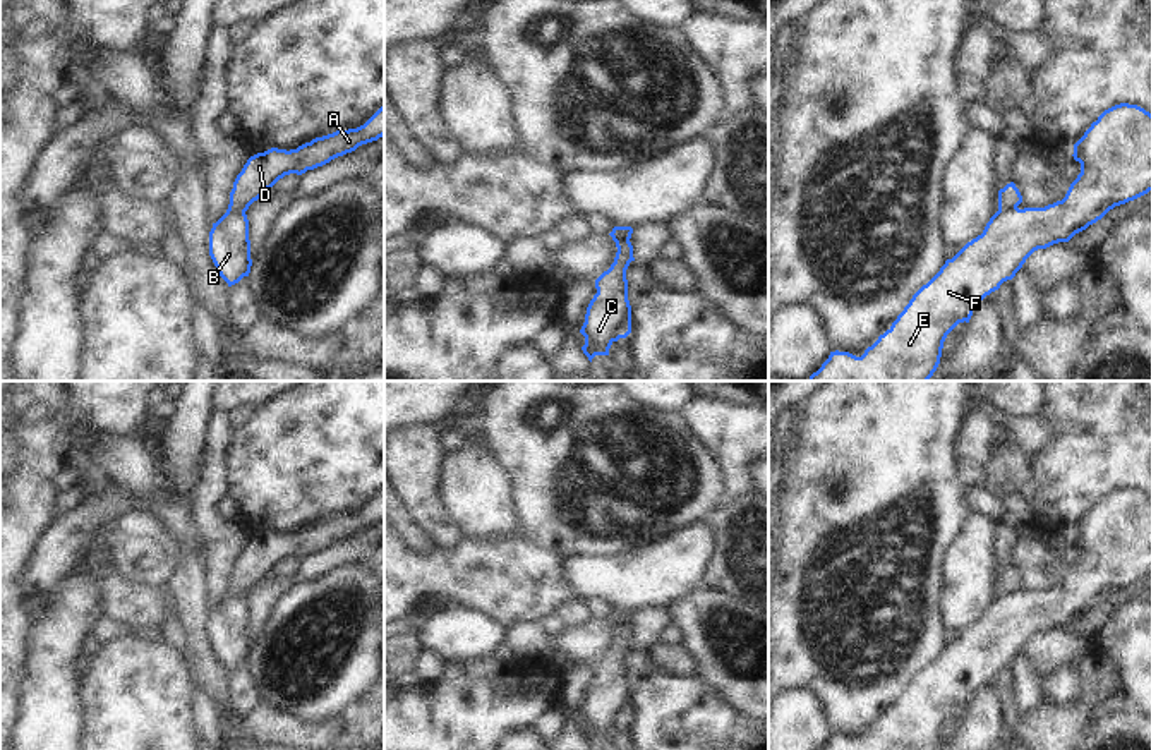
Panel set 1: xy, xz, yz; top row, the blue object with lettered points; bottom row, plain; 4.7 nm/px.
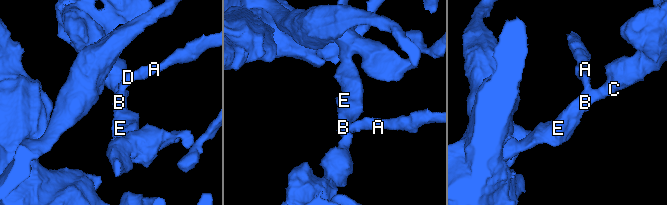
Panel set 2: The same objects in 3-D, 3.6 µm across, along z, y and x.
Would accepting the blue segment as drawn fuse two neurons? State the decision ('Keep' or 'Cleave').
Cleave

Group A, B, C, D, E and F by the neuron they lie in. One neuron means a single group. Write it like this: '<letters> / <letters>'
A D / B C E F

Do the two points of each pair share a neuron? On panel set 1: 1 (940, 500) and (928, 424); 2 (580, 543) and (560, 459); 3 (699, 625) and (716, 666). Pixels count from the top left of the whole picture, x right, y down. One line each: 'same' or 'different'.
1: same
2: same
3: same

